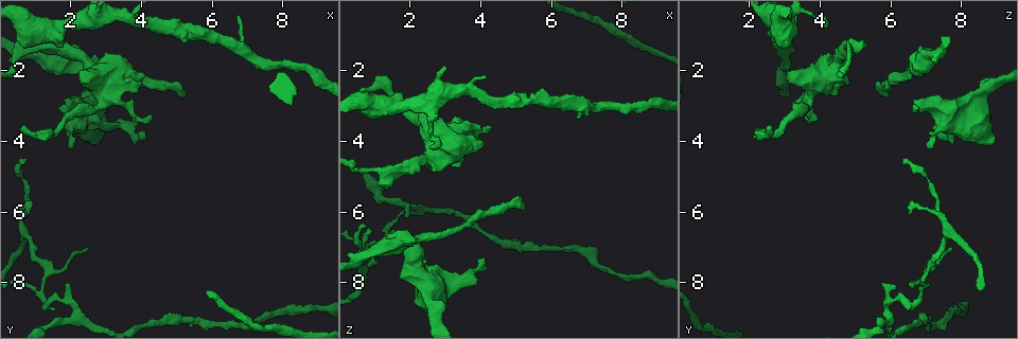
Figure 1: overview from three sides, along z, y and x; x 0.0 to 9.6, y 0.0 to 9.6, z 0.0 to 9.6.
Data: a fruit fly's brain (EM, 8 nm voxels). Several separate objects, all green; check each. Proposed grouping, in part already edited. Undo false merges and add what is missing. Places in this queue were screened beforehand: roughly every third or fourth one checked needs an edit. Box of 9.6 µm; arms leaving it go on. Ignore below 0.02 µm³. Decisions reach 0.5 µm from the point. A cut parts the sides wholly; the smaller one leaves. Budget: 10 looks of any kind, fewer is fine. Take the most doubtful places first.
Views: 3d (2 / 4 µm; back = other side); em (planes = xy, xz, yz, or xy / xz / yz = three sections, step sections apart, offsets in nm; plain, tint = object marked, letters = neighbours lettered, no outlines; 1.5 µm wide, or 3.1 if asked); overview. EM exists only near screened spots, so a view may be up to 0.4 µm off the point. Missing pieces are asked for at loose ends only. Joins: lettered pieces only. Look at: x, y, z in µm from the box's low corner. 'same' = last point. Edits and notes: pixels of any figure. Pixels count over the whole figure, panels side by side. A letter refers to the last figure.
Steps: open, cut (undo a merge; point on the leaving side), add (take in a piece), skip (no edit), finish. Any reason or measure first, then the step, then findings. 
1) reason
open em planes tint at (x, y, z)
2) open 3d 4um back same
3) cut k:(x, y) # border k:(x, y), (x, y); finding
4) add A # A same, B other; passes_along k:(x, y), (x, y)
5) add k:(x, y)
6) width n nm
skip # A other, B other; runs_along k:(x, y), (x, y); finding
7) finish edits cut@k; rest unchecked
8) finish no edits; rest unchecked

long arm stops here
open em planes tint at (5.25, 2.70, 6.00)

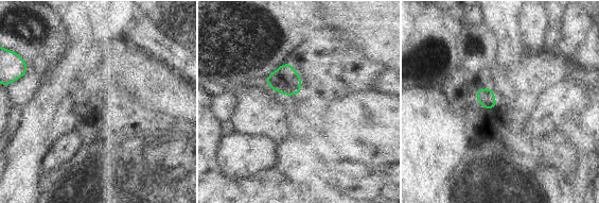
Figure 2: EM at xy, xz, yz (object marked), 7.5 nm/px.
open em planes letters same

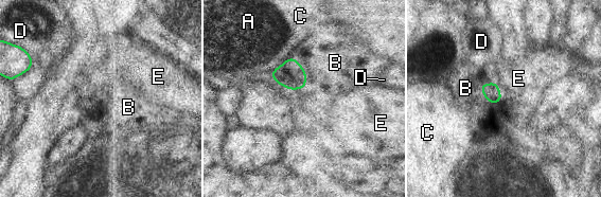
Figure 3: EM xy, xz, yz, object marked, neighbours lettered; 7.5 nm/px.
width 130 nm
add B # A other, B same, C other, D other, E other; passes_along 3:(290, 74), (306, 74), (335, 63); the neuron continues

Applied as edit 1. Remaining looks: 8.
open overview

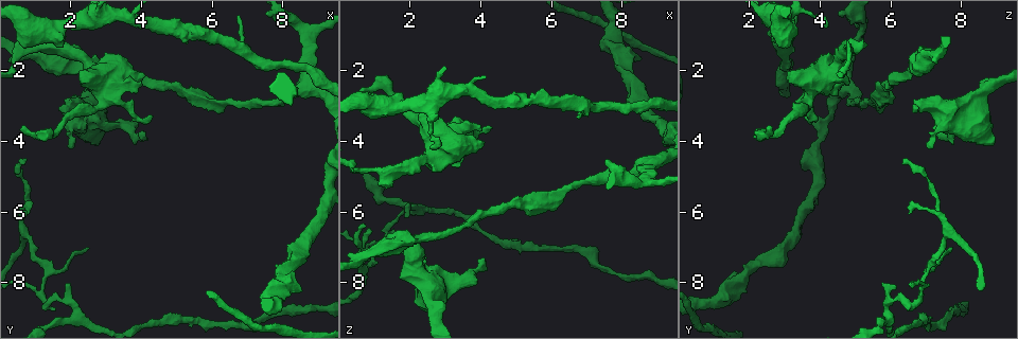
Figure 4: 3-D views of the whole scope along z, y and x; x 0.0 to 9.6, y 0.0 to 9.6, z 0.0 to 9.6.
free end
open 3d 2um at (1.95, 4.20, 7.20)

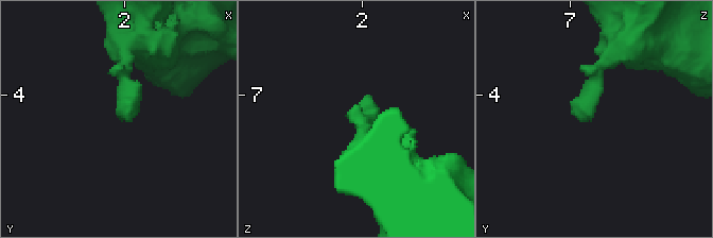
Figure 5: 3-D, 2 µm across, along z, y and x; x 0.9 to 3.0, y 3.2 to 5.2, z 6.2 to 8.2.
now the EM
open em xz step 4 letters at (1.96, 4.20, 7.16)

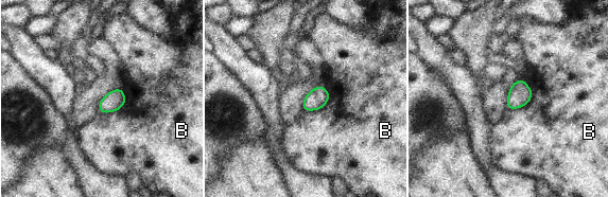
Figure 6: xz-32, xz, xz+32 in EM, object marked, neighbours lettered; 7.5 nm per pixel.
another direction
open em planes letters same

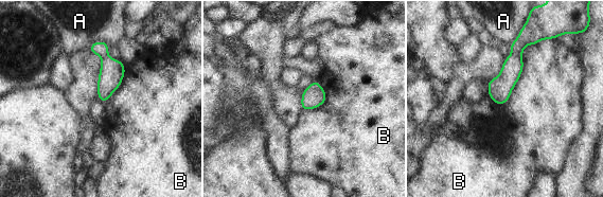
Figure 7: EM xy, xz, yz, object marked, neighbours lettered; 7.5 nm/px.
skip # A other, B other; runs_along 7:(521, 40), (498, 102); no lettered piece goes on from it

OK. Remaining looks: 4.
branch stops here
open em yz step 4 letters at (1.45, 1.10, 5.30)

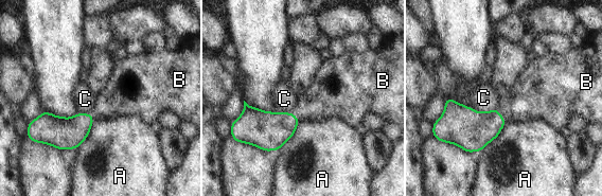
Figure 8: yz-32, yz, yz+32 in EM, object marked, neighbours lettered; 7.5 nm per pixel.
open em xz step 8 letters same

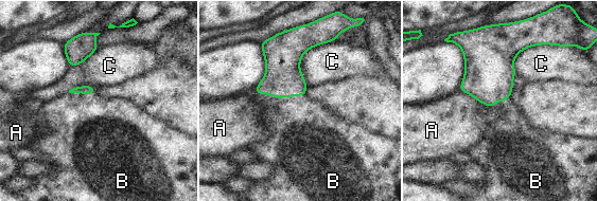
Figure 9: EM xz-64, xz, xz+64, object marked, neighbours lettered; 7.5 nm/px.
add B # A other, B same, C other; passes_along 9:(283, 78), (281, 97), (297, 126); the neuron continues

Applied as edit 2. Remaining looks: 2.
see it whole again
open overview

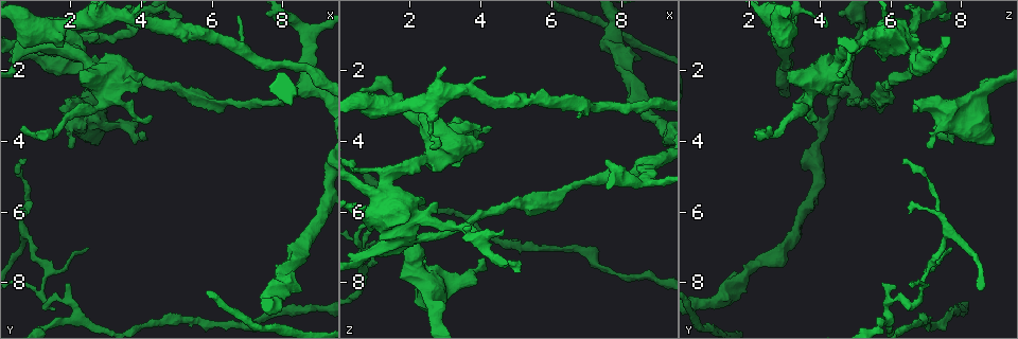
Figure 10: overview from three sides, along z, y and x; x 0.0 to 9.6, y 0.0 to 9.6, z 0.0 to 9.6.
thick end
open em planes letters at (2.45, 2.05, 3.15)

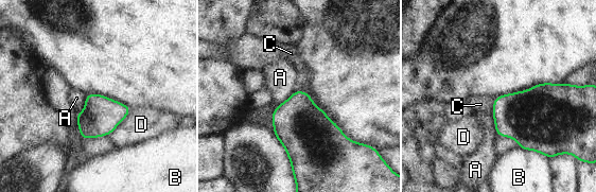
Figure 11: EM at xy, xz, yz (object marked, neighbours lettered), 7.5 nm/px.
skip # A other, B other, C other, D other; border 11:(295, 89), (274, 109), (270, 116); no lettered piece goes on from it

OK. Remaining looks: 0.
finish edits add@3, add@9; rest unchecked

